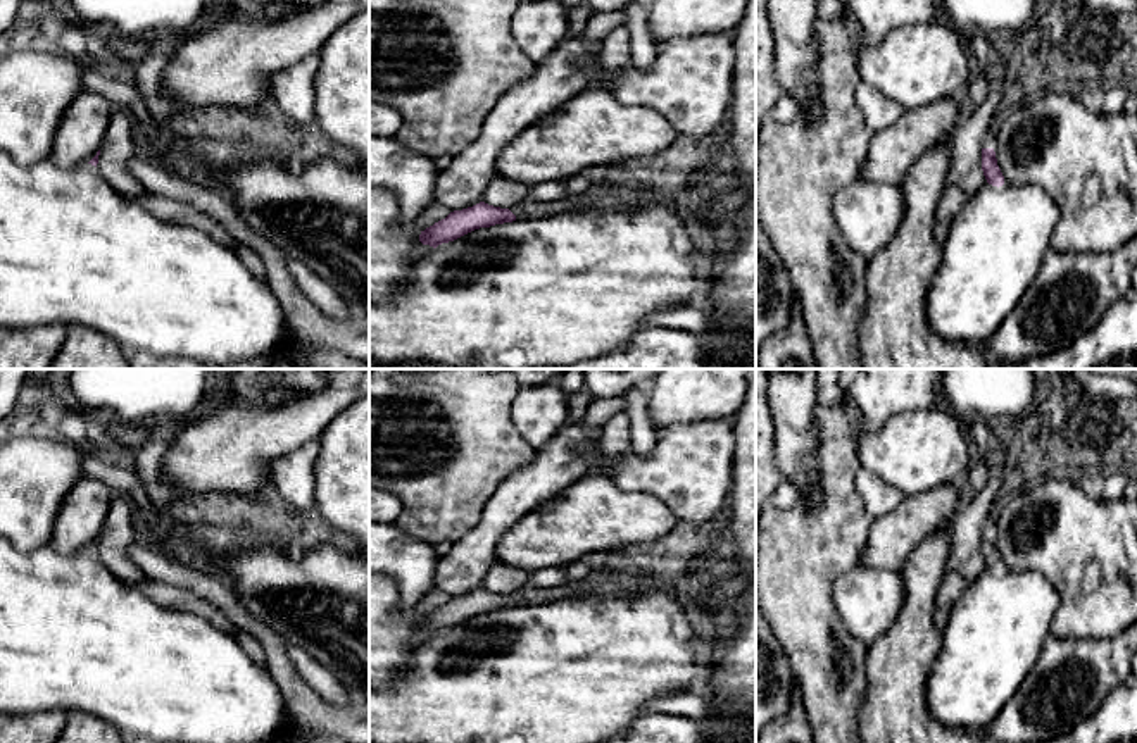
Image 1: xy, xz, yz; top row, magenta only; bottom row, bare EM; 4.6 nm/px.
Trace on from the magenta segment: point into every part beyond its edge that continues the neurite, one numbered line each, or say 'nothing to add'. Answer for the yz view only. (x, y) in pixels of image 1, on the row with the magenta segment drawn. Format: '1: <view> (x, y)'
1: yz (989, 140)

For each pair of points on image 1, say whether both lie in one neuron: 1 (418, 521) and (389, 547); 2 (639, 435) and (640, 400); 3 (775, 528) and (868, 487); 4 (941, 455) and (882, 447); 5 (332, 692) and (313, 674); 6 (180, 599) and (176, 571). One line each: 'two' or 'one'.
1: two
2: one
3: two
4: one
5: one
6: two

